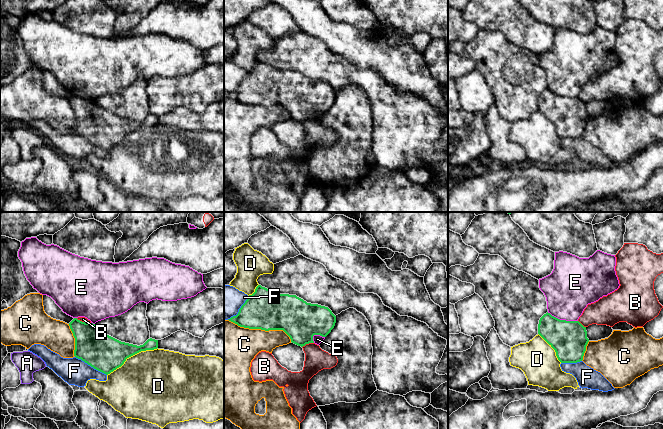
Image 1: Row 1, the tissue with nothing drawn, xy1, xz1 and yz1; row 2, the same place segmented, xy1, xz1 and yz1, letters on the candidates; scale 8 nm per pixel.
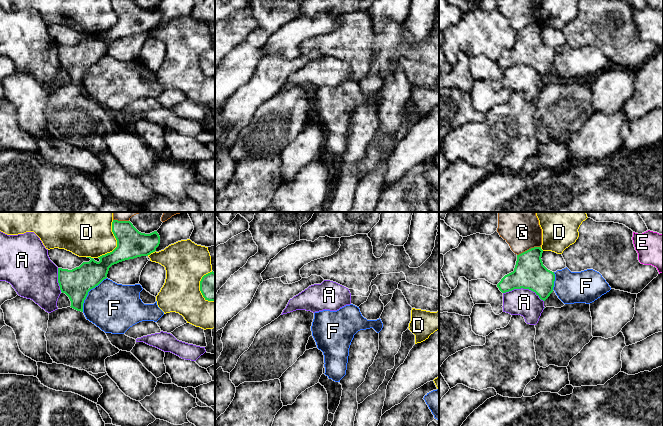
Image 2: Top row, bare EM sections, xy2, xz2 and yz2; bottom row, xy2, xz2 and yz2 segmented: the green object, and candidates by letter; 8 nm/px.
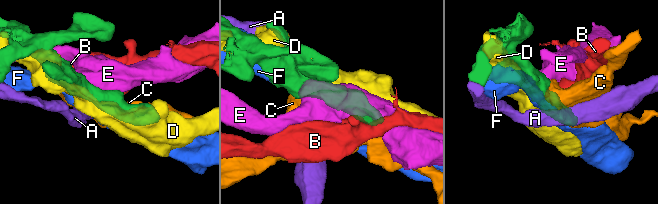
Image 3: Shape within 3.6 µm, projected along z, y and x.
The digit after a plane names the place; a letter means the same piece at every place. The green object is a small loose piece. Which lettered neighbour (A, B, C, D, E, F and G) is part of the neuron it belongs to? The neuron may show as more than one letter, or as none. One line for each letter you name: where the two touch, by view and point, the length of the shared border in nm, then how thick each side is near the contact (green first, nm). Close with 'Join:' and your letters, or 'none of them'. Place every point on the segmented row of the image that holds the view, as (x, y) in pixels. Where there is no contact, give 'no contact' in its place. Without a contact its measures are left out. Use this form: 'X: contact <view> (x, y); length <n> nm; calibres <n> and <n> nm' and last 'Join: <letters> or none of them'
Join: none of them

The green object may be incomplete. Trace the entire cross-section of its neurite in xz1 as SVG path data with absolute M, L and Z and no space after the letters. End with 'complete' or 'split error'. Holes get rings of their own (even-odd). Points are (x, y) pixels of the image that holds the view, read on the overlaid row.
M258 285L255 292L249 295L241 306L238 314L228 320L249 329L283 330L292 343L303 347L306 344L314 343L314 335L326 337L335 326L336 316L328 307L307 303L296 295L276 294Z; complete

